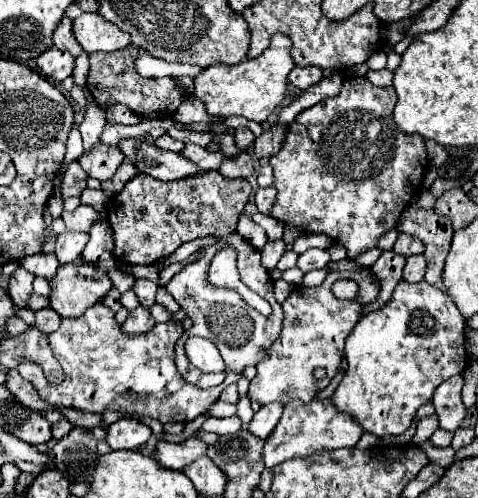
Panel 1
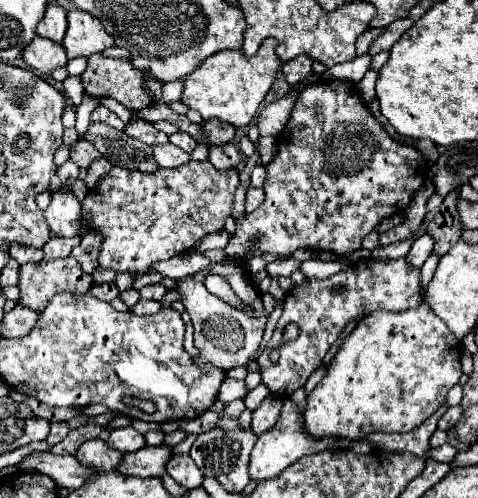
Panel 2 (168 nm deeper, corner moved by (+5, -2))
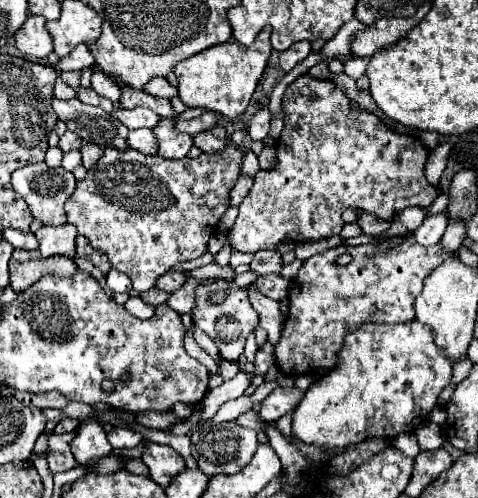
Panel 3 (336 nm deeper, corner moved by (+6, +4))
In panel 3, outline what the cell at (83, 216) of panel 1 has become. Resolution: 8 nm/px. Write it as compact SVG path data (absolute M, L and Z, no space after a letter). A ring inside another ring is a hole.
M46 162L28 164L24 168L14 170L12 188L26 200L26 204L32 210L32 216L36 220L40 220L46 226L62 226L62 224L66 224L64 202L72 196L74 188L76 188L76 180L74 180L72 172L66 172L62 166L60 168L50 168L50 166L46 166Z

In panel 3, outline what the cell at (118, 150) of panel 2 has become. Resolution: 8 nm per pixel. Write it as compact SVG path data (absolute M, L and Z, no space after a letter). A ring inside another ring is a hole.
M78 98L72 100L52 100L52 108L62 122L66 122L68 130L76 132L82 140L98 144L102 148L114 148L118 152L130 150L126 138L128 128L112 118L102 108L92 108Z

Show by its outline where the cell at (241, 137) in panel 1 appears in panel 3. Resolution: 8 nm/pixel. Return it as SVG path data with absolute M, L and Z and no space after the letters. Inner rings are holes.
M204 112L202 116L198 118L192 118L192 120L182 120L182 122L176 122L176 128L184 134L200 134L200 132L206 132L210 128L214 128L218 124L218 114L216 112Z

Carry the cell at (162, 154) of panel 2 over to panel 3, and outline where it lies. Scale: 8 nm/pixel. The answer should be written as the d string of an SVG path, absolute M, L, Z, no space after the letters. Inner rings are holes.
M142 128L140 130L132 130L128 134L128 144L134 150L138 150L138 152L142 152L146 156L158 154L158 140L156 140L152 130L142 130Z

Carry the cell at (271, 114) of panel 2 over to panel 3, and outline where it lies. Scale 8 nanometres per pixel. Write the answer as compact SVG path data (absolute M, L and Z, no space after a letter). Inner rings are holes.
M260 110L258 114L252 116L250 126L248 126L248 134L250 134L252 140L264 140L264 138L268 136L270 118L272 118L272 116L268 116L268 110Z

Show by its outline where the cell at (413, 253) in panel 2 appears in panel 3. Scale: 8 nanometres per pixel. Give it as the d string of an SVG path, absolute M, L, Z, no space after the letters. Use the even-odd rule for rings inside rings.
M442 214L436 216L426 216L424 222L420 224L420 228L414 232L414 238L420 246L434 246L440 242L440 236L444 234L448 224L448 218Z

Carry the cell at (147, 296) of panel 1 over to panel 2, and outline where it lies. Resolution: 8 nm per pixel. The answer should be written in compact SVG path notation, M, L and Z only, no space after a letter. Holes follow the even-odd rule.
M151 284L151 286L141 288L139 294L141 298L147 298L147 300L161 300L167 294L167 288L163 284Z

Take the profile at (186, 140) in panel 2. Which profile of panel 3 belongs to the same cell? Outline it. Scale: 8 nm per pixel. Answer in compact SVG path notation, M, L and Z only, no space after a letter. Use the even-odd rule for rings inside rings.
M172 118L160 120L160 124L154 128L154 134L158 138L158 154L162 158L186 158L194 144L192 136L176 130Z

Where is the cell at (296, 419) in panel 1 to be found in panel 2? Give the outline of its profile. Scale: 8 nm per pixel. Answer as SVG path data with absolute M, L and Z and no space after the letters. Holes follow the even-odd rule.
M287 398L287 400L285 400L285 406L283 406L281 420L279 420L271 430L267 430L265 434L259 436L259 440L257 440L257 444L255 444L253 452L251 452L249 476L251 476L251 480L255 480L255 482L277 478L287 466L291 466L293 462L297 462L301 456L305 456L305 454L315 454L315 452L323 452L323 450L327 450L333 442L335 442L335 438L315 440L313 436L309 436L309 434L305 432L303 418L297 414L297 406Z

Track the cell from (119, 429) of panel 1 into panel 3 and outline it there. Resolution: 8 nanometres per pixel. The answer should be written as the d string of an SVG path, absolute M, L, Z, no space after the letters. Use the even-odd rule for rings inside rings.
M114 426L108 432L108 442L112 444L112 448L134 448L140 444L140 440L142 440L142 434L132 428Z

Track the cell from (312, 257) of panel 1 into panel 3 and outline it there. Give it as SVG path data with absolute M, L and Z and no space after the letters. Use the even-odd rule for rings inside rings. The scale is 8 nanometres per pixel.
M268 250L256 252L250 268L258 274L280 274L284 268L282 254L280 252L268 252Z

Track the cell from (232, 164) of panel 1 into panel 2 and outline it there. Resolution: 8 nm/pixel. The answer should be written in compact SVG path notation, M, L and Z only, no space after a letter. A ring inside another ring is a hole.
M225 144L225 146L209 146L209 162L217 170L229 170L237 166L241 160L241 154L235 144Z

